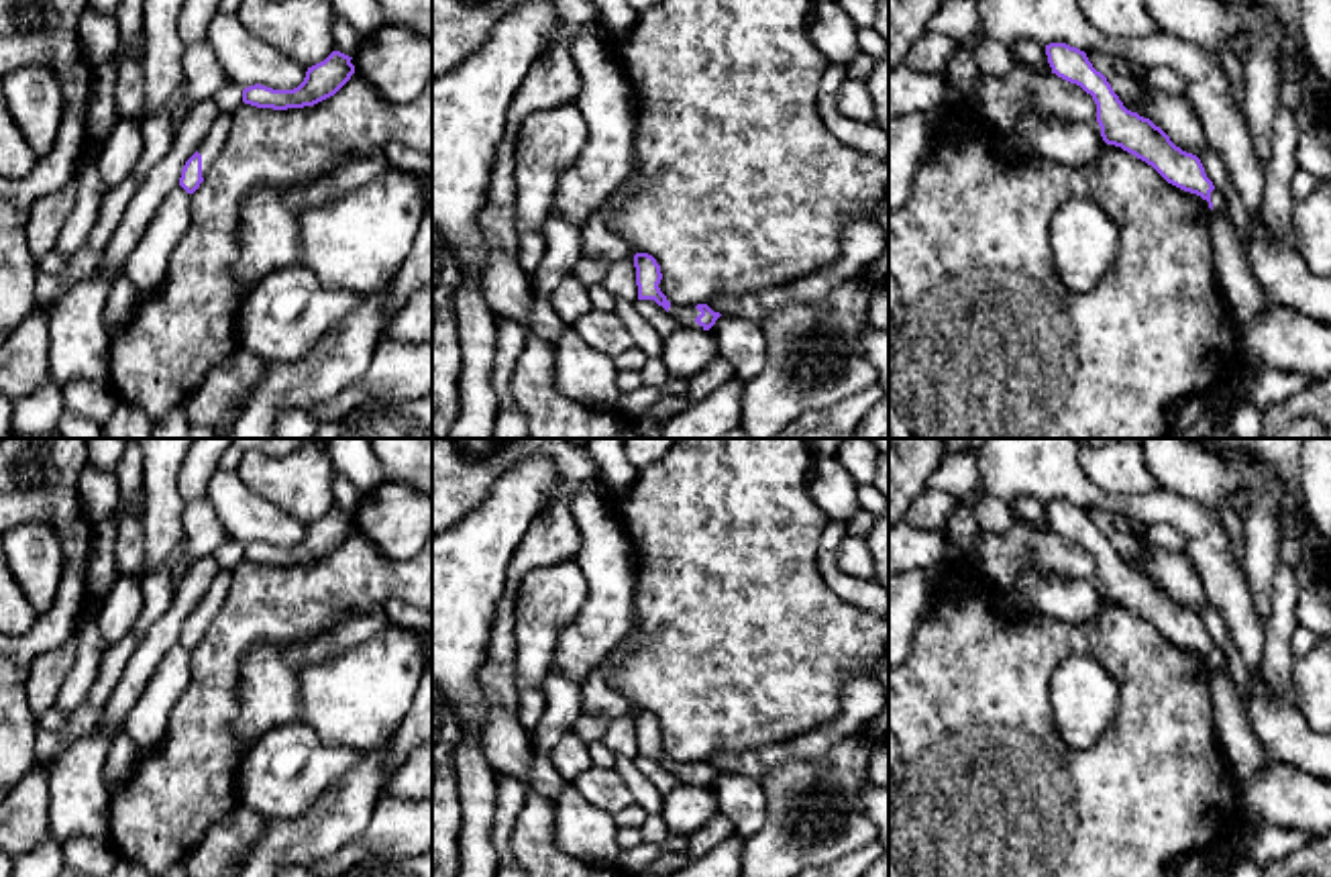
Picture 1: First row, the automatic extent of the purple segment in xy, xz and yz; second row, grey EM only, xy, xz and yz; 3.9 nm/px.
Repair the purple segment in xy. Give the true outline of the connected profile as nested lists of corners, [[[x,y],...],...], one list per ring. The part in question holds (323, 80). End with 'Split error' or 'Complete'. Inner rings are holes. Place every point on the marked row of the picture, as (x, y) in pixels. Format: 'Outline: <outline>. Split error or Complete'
Outline: [[[332,51],[324,61],[308,67],[304,82],[294,90],[273,90],[261,84],[243,90],[243,102],[257,108],[304,108],[334,96],[355,73],[353,57]]]. Complete

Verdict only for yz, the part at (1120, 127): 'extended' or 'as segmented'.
extended

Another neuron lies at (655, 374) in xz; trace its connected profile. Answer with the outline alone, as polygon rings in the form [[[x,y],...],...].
[[[648,357],[644,367],[640,369],[640,377],[644,385],[650,388],[660,388],[671,379],[669,369],[660,357]]]

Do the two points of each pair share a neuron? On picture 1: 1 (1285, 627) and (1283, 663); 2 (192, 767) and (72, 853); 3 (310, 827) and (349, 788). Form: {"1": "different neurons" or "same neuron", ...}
{"1": "same neuron", "2": "different neurons", "3": "same neuron"}

